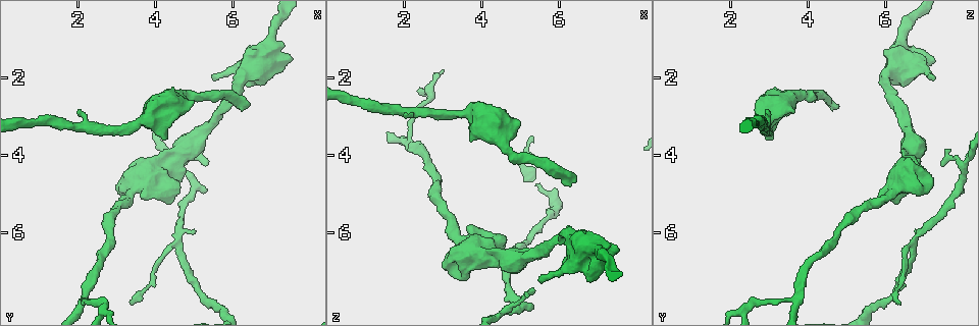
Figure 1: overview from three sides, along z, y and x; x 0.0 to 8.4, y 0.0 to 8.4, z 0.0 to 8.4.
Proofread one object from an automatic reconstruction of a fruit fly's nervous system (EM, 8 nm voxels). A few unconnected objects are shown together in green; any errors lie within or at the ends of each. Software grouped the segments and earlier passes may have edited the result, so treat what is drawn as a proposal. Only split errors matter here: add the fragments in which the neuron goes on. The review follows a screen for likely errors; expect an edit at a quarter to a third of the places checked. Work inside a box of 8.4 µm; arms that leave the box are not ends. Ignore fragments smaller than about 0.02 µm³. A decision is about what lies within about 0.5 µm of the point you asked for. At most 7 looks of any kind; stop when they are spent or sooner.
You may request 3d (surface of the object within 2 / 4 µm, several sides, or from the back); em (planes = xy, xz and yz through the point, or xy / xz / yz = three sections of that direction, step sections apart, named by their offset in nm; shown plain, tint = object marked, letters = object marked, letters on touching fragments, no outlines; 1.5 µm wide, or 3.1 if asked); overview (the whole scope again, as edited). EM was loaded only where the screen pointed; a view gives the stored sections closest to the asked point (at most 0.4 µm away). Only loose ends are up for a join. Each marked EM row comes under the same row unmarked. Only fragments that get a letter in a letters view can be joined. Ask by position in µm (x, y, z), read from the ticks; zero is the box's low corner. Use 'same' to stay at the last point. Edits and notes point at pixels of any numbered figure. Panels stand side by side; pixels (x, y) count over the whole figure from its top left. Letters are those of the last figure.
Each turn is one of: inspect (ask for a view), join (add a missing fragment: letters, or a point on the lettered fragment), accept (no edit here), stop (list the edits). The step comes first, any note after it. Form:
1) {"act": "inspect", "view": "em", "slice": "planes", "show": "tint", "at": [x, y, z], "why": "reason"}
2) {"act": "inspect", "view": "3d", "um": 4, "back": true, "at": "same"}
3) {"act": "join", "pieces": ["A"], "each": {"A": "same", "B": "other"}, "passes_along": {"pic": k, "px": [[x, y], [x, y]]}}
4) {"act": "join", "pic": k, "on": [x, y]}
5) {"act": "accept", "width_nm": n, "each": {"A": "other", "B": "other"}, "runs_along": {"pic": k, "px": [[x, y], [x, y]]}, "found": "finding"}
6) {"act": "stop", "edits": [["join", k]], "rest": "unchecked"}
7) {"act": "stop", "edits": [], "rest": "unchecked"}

{"act": "inspect", "view": "em", "slice": "planes", "show": "letters", "at": [6.35, 2.80, 4.75], "why": "long arm stops here"}

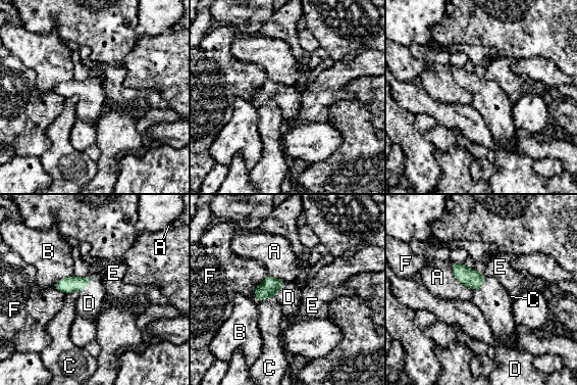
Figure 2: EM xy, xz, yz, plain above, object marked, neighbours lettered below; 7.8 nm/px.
{"act": "join", "pieces": ["D"], "each": {"A": "other", "B": "other", "C": "other", "D": "same", "E": "other", "F": "other"}, "passes_along": {"pic": 2, "px": [[71, 284], [87, 284], [89, 303]]}, "found": "the neuron continues"}

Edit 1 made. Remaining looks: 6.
{"act": "inspect", "view": "overview"}

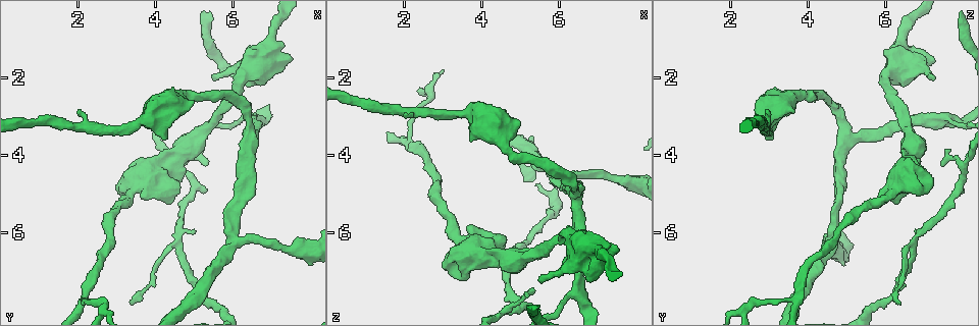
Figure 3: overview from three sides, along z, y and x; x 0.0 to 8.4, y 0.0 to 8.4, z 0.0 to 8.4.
{"act": "inspect", "view": "em", "slice": "planes", "show": "letters", "at": [3.35, 7.90, 6.30]}

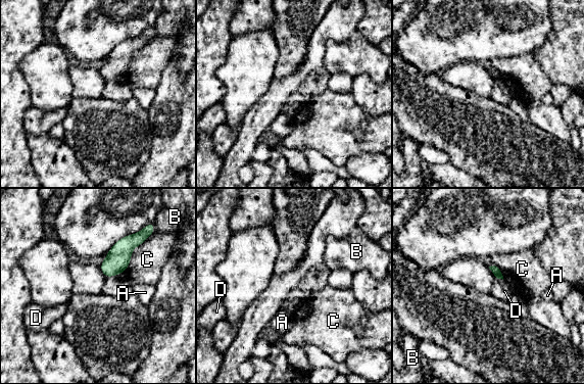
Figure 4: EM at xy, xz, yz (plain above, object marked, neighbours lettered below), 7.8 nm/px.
{"act": "accept", "each": {"A": "other", "B": "other", "C": "other", "D": "other"}, "border": {"pic": 4, "px": [[497, 278], [502, 280]]}, "found": "no lettered fragment goes on from it"}

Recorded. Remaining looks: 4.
{"act": "inspect", "view": "em", "slice": "xy", "step": 8, "show": "letters", "at": [6.70, 1.50, 7.25], "why": "free end"}

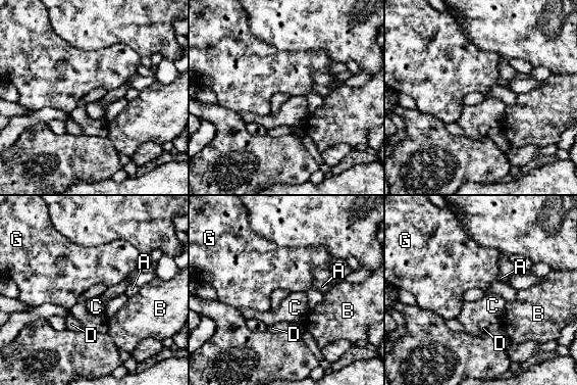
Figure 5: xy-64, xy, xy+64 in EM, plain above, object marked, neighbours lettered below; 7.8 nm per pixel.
{"act": "inspect", "view": "em", "slice": "planes", "show": "letters", "at": "same"}

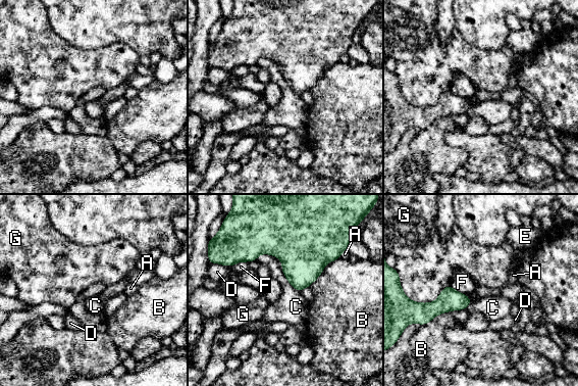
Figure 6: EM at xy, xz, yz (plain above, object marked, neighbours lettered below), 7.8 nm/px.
{"act": "accept", "each": {"A": "other", "B": "other", "C": "other", "D": "other", "E": "other", "F": "other", "G": "other"}, "border": {"pic": 6, "px": [[450, 283], [473, 301]]}, "found": "no lettered fragment goes on from it"}

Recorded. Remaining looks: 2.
{"act": "stop", "edits": [["join", 2]], "rest": "unchecked"}

